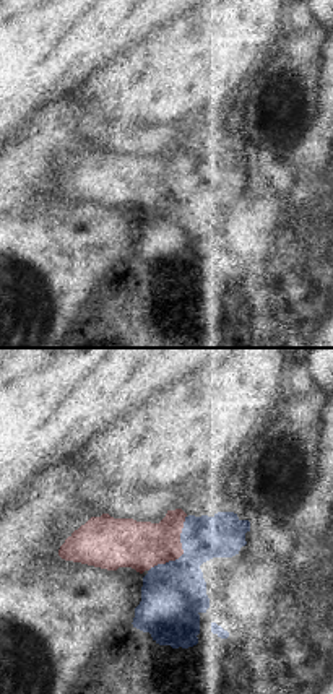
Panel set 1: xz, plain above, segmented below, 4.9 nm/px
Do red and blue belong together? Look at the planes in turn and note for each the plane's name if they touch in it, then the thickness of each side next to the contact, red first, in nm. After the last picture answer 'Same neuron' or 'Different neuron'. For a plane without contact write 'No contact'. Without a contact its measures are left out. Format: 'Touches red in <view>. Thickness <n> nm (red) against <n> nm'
Touches red in xz. Thickness 240 nm (red) against 320 nm.

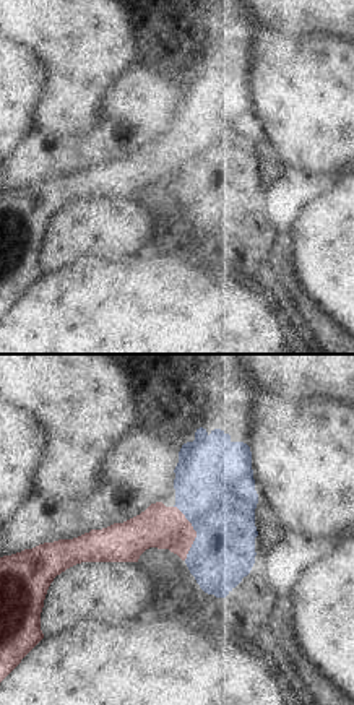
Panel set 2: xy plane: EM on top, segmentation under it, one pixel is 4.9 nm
Touches red in xy. Thickness 220 nm (red) against 400 nm.

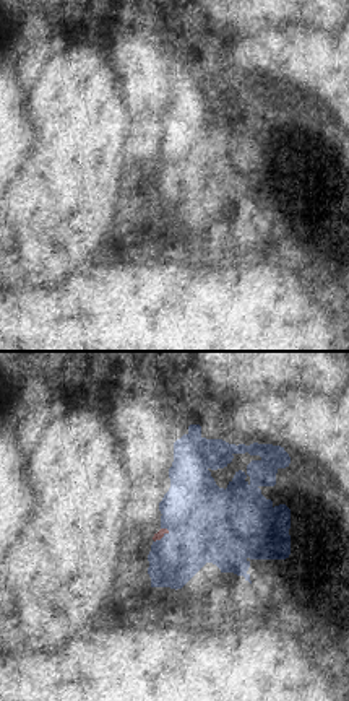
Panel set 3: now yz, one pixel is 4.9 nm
Touches red in yz. Thickness 40 nm (red) against 380 nm.

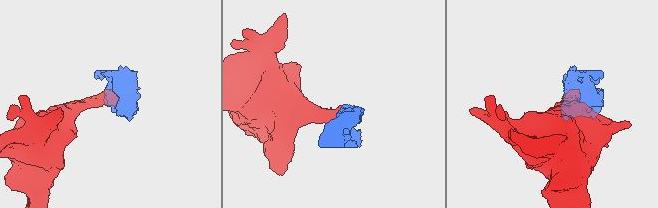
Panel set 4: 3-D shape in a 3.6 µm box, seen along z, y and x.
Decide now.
Same neuron.

